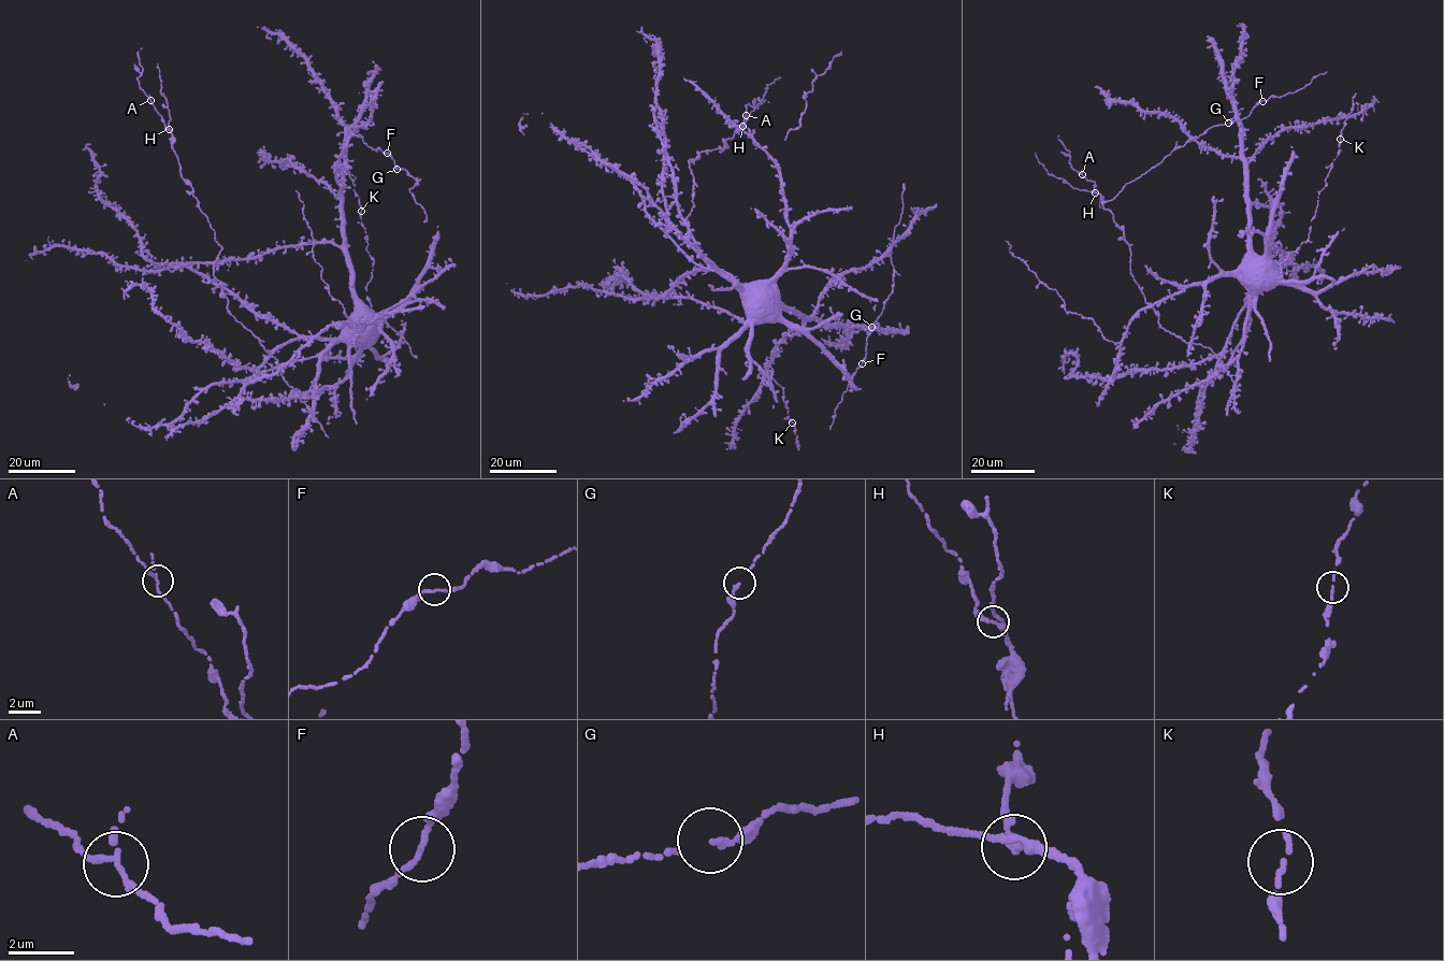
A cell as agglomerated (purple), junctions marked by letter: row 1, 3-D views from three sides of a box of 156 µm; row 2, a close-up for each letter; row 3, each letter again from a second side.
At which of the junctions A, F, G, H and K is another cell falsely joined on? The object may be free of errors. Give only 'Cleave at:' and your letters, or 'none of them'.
Cleave at: none of them

